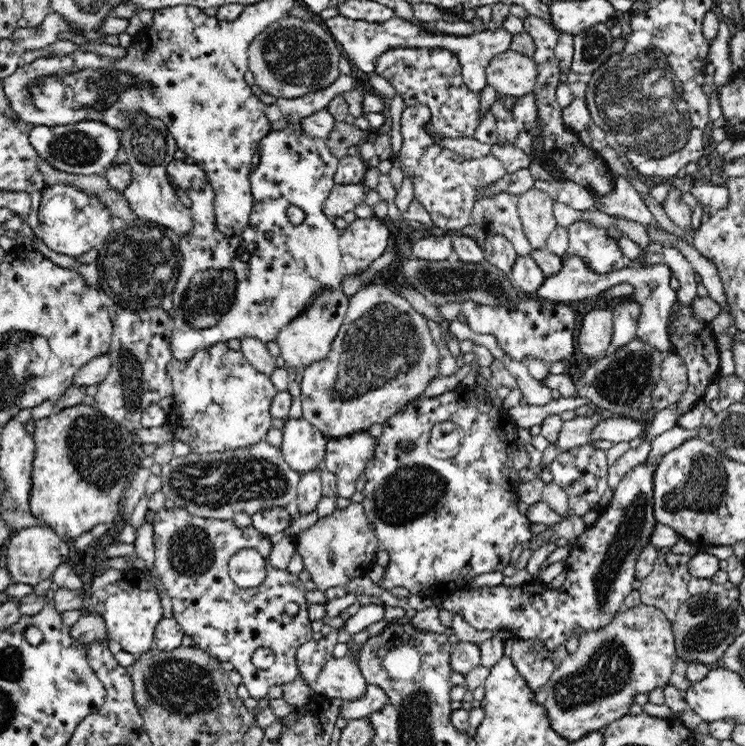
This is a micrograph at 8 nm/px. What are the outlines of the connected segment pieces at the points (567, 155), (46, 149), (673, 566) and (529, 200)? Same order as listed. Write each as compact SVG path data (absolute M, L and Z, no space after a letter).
M528 14L523 20L524 31L534 40L536 45L533 60L537 64L538 78L534 86L534 97L536 97L536 104L538 108L537 117L540 120L538 130L542 132L536 135L530 134L533 140L533 158L534 161L552 165L552 171L559 180L572 180L576 184L586 187L586 190L596 198L598 195L610 194L614 190L615 182L613 175L608 167L601 159L600 155L593 151L590 147L584 146L580 142L580 137L576 132L570 131L564 127L562 121L562 112L564 105L557 101L555 90L557 84L560 82L560 73L556 56L554 55L556 46L559 42L559 32L553 30L551 24L547 24L546 20L541 20L536 16Z
M93 119L64 126L31 126L29 141L42 160L50 163L52 168L70 174L104 173L121 147L119 131Z
M669 549L658 551L652 572L641 580L642 587L638 591L641 603L658 608L672 622L680 606L690 598L688 584L692 576L687 566L692 557L688 554L673 554Z
M538 186L519 194L517 198L517 212L532 250L544 249L546 240L556 228L552 204L552 197Z

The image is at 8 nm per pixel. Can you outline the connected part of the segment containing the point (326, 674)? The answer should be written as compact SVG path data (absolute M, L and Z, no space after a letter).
M349 652L342 658L330 658L322 667L312 689L315 695L354 700L362 698L368 686L357 667L357 652Z

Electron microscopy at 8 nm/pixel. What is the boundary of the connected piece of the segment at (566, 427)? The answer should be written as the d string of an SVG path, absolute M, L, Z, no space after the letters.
M595 411L588 417L565 416L562 428L556 438L555 445L560 446L562 452L571 450L574 447L589 444L592 428L606 417L606 413Z

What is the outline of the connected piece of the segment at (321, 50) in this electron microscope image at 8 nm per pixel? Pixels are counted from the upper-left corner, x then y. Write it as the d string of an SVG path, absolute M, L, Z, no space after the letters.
M291 15L282 18L256 36L248 48L248 68L262 92L276 98L300 98L328 88L338 77L343 50L316 16L304 21Z

